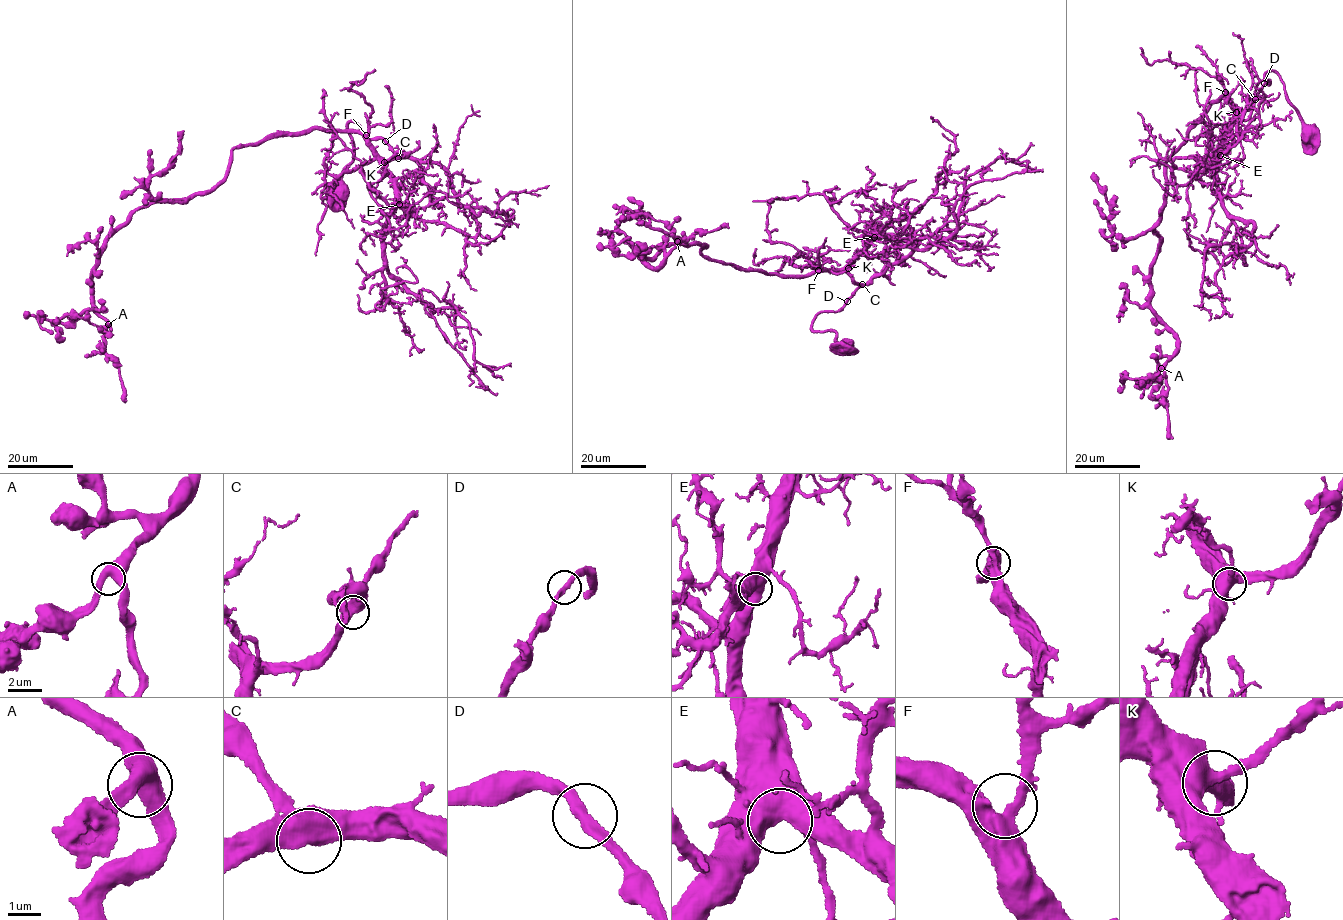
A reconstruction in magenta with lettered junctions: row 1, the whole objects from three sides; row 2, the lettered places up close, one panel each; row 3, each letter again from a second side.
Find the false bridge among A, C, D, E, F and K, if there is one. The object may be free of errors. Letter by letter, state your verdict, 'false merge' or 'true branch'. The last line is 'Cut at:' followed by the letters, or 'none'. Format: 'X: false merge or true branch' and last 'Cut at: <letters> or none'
A: true branch
C: true branch
D: true branch
E: true branch
F: true branch
K: true branch
Cut at: none

